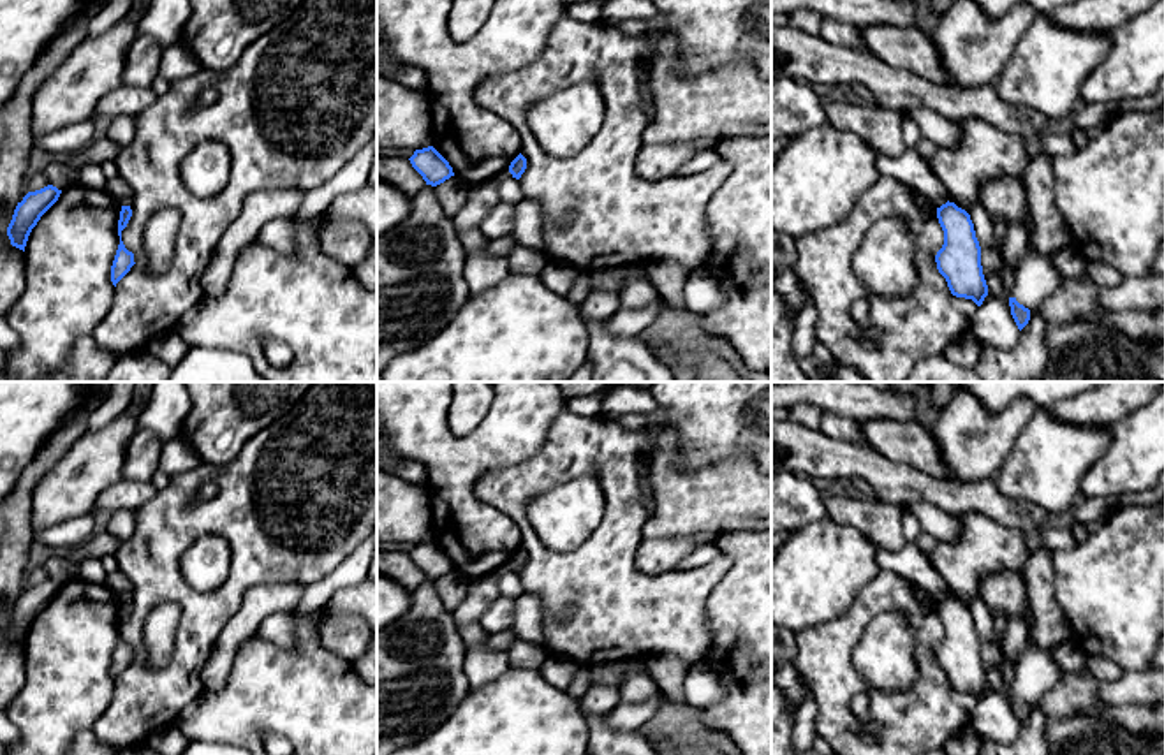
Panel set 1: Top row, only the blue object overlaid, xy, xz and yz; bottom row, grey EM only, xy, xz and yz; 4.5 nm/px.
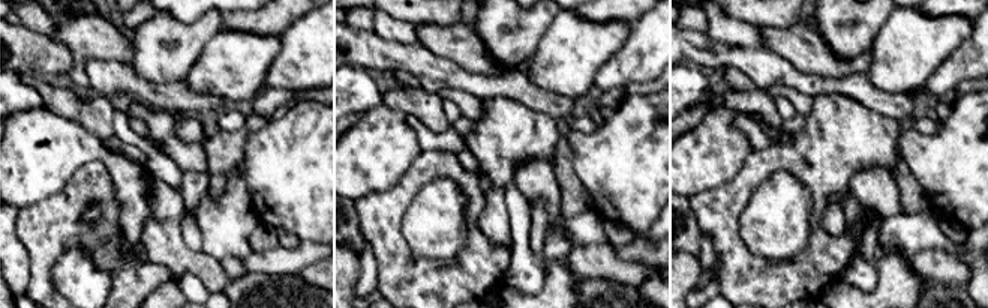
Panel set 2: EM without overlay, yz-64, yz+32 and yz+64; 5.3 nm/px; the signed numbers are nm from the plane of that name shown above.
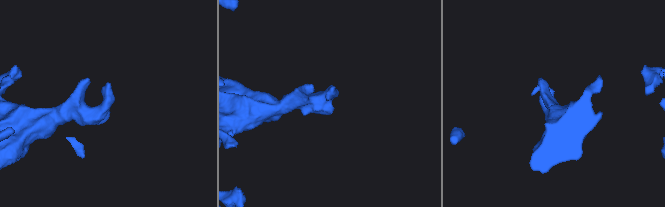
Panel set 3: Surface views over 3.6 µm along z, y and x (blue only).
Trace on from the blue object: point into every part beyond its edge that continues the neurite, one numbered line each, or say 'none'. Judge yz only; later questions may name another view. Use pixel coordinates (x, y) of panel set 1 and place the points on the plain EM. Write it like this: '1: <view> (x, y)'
none

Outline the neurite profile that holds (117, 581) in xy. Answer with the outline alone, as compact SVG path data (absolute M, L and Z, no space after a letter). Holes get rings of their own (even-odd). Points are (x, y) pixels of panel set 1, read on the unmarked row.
M118 568L106 577L106 584L116 593L120 600L132 598L132 583Z

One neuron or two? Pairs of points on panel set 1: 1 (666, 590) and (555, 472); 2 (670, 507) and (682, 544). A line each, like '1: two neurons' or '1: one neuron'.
1: one neuron
2: two neurons

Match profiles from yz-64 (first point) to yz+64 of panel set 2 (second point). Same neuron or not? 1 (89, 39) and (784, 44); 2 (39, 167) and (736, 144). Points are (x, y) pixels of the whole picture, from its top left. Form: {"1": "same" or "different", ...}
{"1": "same", "2": "same"}

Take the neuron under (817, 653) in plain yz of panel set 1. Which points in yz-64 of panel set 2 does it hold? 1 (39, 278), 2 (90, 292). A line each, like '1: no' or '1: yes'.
1: yes
2: no

